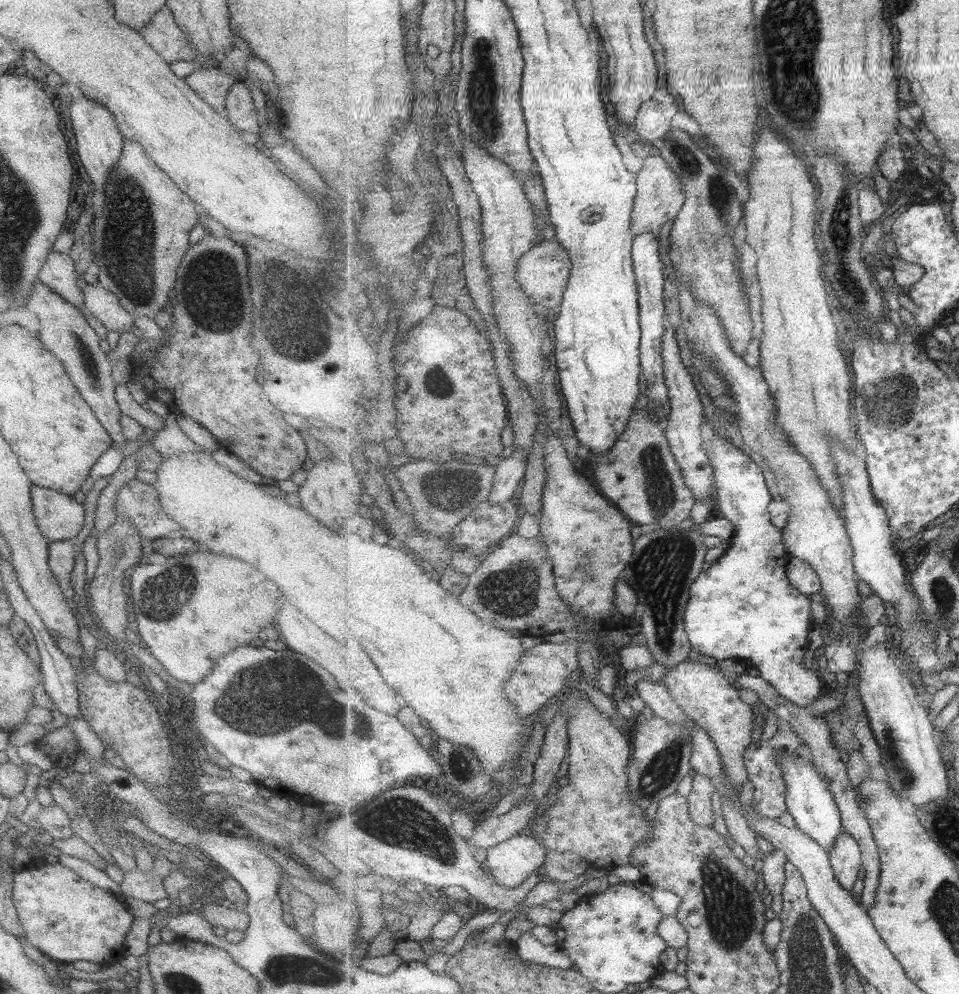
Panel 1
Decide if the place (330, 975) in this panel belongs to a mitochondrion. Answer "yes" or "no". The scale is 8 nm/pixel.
no

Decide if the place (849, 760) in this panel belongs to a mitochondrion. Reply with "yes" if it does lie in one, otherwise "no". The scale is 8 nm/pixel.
no

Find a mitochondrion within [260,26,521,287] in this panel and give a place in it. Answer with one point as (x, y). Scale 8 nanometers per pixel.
(485, 79)

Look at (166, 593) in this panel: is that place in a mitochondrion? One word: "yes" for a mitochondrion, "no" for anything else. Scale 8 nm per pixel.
yes

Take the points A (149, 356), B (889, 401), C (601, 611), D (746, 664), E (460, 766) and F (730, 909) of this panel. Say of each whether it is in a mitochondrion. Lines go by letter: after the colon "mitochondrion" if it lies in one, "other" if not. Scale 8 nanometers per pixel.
A: other
B: mitochondrion
C: other
D: other
E: mitochondrion
F: mitochondrion

